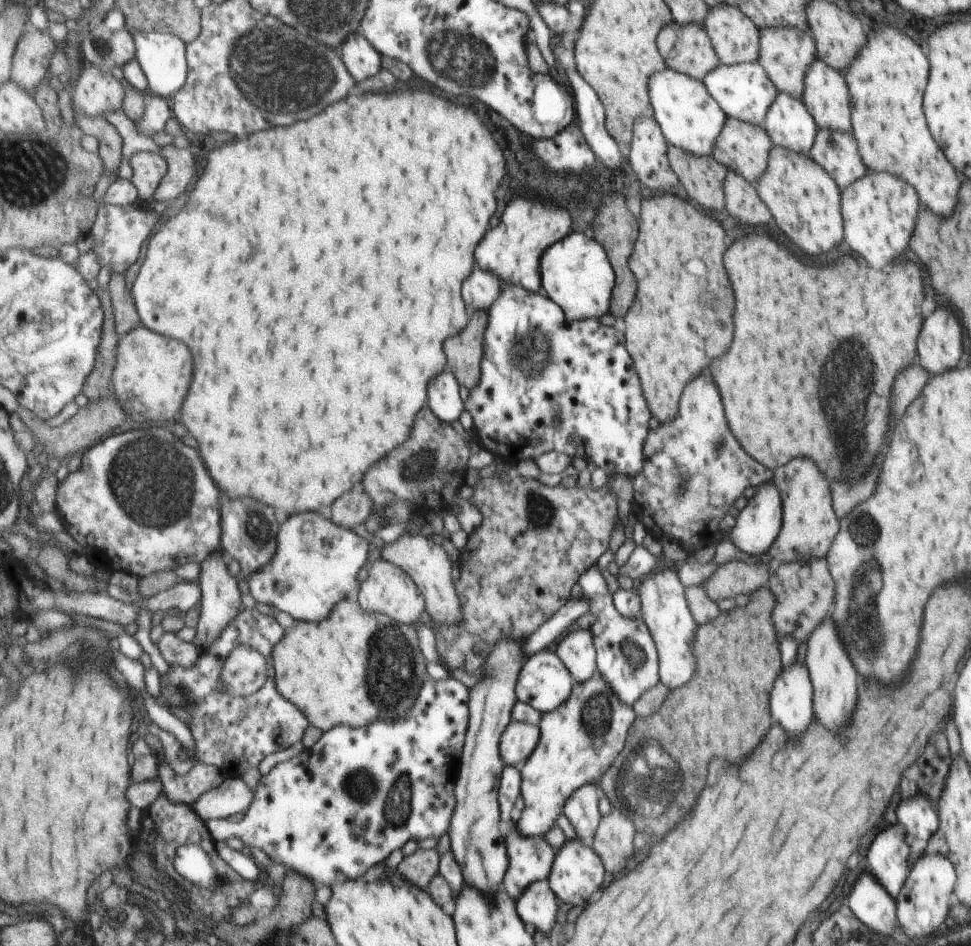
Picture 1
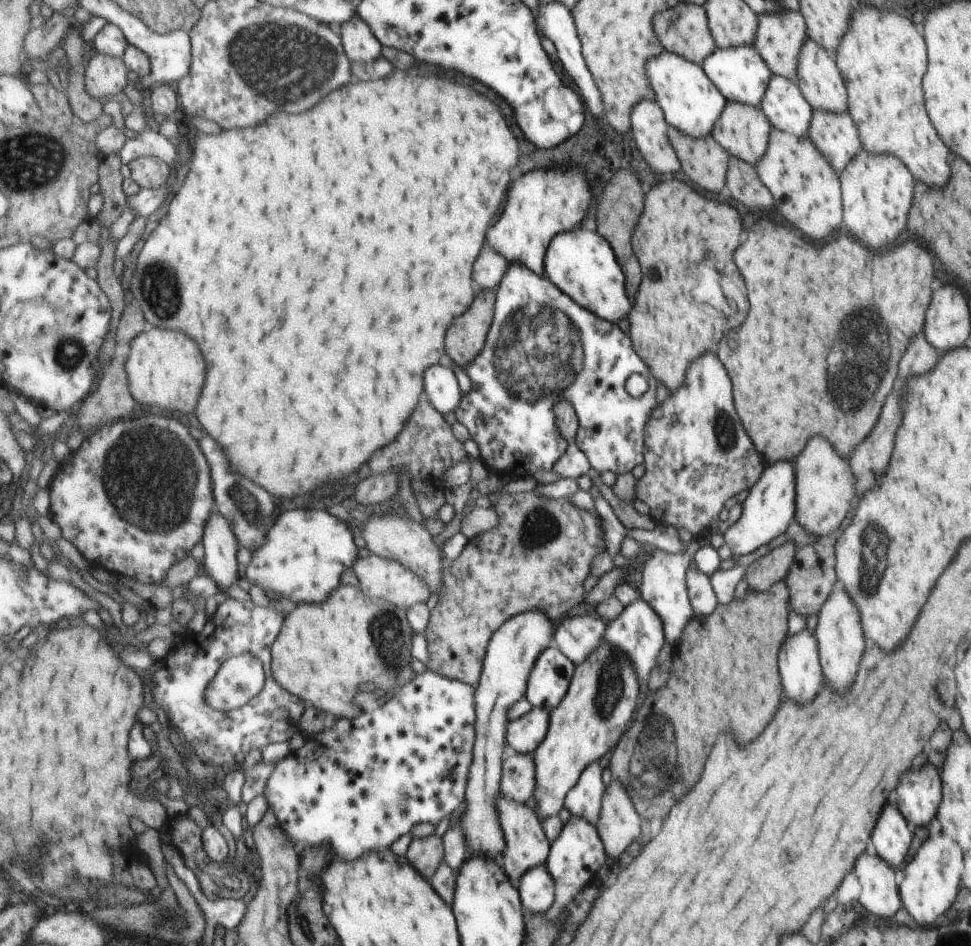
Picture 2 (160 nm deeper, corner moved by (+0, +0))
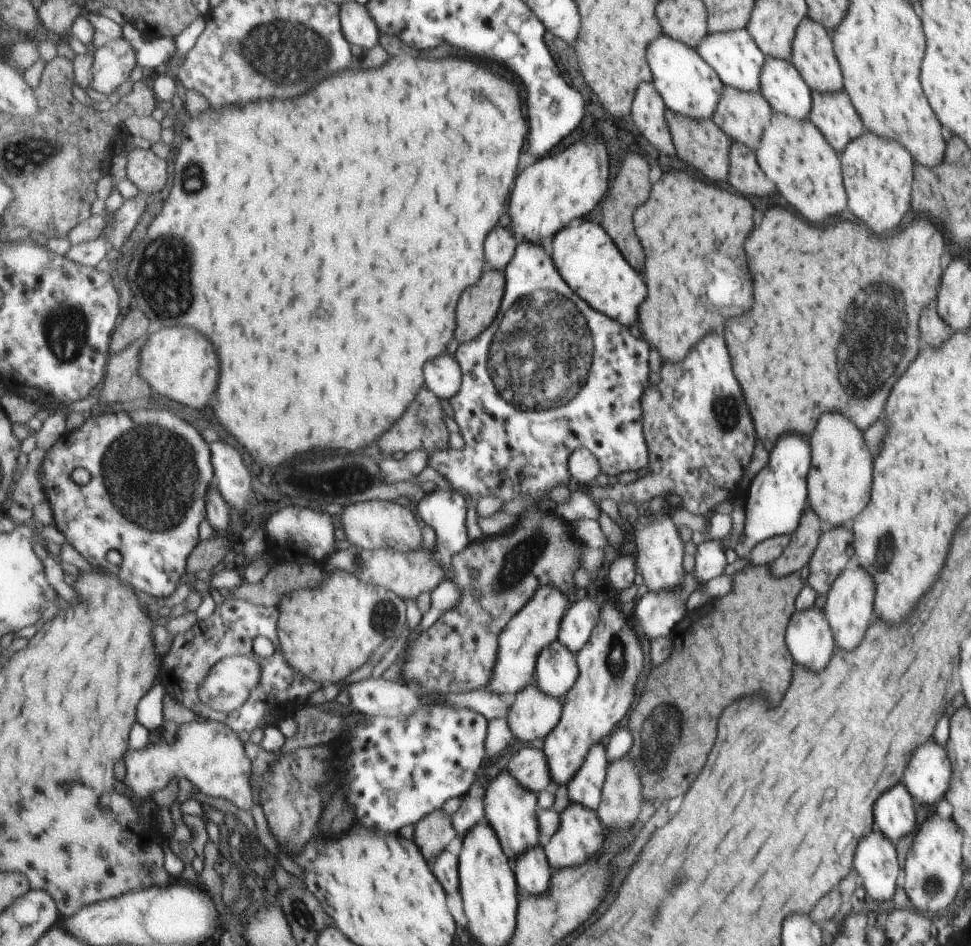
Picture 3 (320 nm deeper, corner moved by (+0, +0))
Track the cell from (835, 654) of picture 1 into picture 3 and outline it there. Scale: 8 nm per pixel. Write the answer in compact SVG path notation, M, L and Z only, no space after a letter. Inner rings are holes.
M852 557L845 565L843 572L829 587L822 607L837 648L851 650L861 642L865 628L869 626L873 616L873 594L875 594L875 583L872 574L864 569L855 557Z

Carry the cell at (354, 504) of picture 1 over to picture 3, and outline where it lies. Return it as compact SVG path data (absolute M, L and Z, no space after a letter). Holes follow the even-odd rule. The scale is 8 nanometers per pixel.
M417 449L406 453L405 458L401 460L387 458L387 460L380 462L380 477L388 483L409 481L427 468L430 456L427 449Z

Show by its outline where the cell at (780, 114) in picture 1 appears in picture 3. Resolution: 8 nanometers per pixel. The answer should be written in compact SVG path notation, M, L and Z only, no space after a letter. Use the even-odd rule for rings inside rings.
M768 57L760 70L760 93L773 112L802 119L809 112L809 87L790 61Z

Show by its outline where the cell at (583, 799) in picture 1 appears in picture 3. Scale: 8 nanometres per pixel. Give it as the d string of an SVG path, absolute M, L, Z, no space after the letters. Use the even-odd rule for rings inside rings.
M605 741L592 746L584 765L581 766L573 780L568 782L569 802L598 810L610 765L605 748Z

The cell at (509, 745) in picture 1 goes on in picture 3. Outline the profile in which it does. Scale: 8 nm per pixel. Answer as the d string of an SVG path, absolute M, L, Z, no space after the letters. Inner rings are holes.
M533 680L515 696L507 718L515 738L525 745L535 738L545 740L561 720L563 700L542 691L537 680Z

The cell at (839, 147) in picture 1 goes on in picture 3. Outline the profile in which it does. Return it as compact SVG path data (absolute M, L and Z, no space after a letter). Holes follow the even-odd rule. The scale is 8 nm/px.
M843 89L826 93L813 91L812 112L808 119L837 152L864 131Z

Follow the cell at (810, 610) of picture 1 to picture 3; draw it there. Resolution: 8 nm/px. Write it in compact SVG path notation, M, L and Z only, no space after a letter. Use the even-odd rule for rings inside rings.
M845 526L827 527L807 564L809 570L806 577L816 596L827 594L832 582L851 560L853 539L851 530Z

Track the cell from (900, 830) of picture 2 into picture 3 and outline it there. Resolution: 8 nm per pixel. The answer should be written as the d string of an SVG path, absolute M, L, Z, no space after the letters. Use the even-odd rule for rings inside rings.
M899 782L893 790L881 794L881 802L877 802L877 830L895 844L897 838L913 830L915 808L909 791Z

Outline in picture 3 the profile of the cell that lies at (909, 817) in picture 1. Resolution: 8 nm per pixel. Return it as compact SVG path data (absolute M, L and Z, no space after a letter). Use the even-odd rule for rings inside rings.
M929 740L917 750L917 754L913 754L903 784L916 807L920 804L935 805L946 793L950 776L951 764L945 746Z

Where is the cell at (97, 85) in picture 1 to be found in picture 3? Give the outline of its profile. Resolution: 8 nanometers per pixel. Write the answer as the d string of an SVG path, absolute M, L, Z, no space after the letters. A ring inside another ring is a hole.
M123 36L93 52L90 84L101 94L111 94L131 78L131 72L137 64L136 48Z

